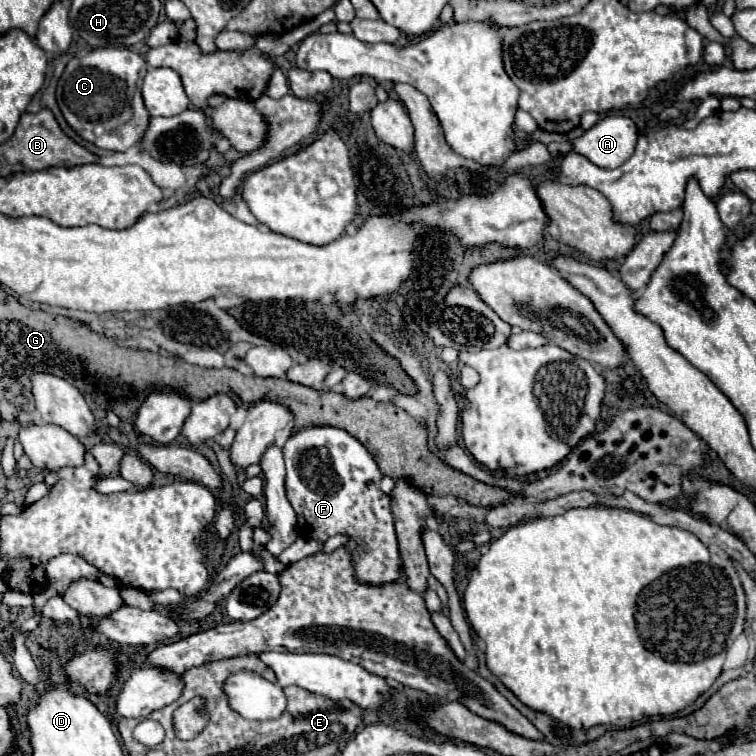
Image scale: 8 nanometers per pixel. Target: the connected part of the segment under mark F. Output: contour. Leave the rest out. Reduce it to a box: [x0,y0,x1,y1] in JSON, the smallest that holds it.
[284,426,400,586]

